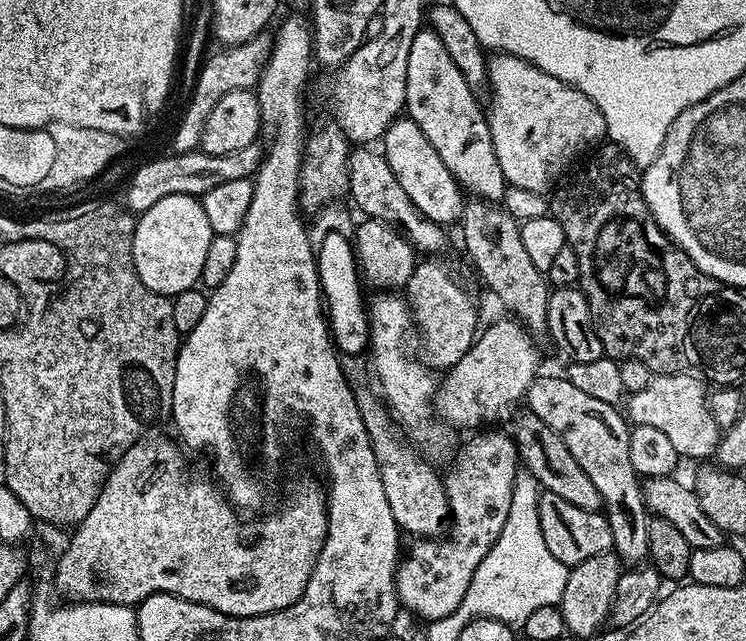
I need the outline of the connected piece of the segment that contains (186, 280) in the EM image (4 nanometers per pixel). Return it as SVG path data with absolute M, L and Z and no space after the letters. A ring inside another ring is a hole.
M170 194L170 198L162 198L162 202L154 202L150 210L139 213L136 229L132 235L132 265L136 267L138 278L152 292L169 298L178 295L182 290L190 290L200 284L202 266L206 263L206 250L210 247L214 233L206 218L206 210L199 199L186 194Z

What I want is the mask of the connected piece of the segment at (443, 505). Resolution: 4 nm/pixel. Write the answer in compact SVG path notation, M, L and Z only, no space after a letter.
M359 391L356 401L359 413L370 436L378 472L382 479L382 490L390 505L390 512L403 533L416 538L439 537L447 527L451 512L446 498L443 477L426 464L407 444L399 424L396 423L387 405L375 393Z

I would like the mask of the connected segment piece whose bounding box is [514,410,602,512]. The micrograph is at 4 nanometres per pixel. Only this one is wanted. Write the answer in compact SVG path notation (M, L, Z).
M524 410L515 417L516 432L514 439L519 461L523 467L540 483L541 489L546 492L558 494L558 498L566 498L566 502L571 502L587 512L599 512L602 508L602 501L598 494L598 486L590 482L590 477L586 475L586 470L574 462L574 454L566 450L566 442L542 418L538 418L534 413Z

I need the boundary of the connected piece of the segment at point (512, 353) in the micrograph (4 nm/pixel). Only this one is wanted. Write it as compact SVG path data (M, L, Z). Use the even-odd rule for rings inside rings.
M507 319L496 320L488 329L484 328L476 336L469 352L447 369L445 376L448 377L439 381L434 408L445 425L479 429L481 426L499 425L496 424L499 420L511 421L517 415L529 386L541 371L540 352L532 341L535 340L533 333L519 320Z

